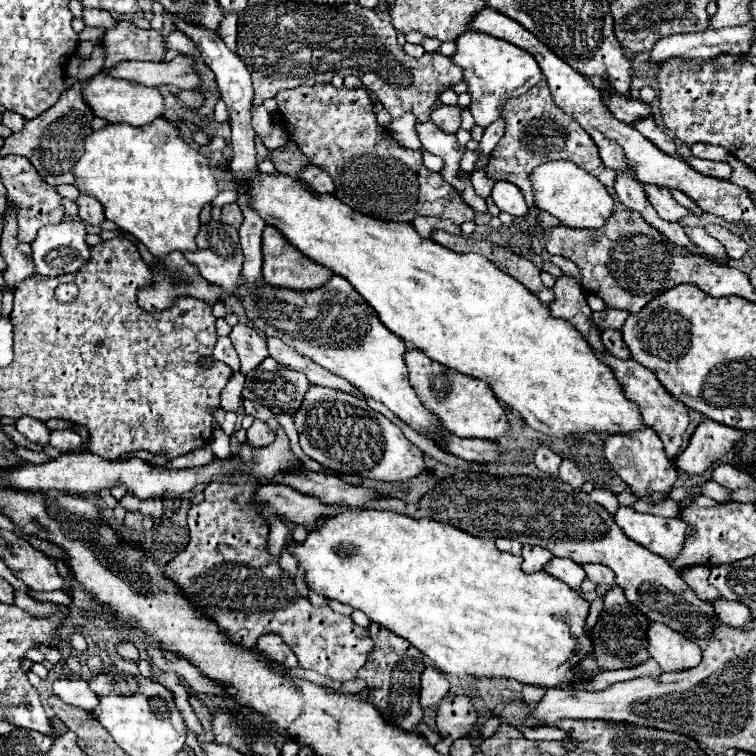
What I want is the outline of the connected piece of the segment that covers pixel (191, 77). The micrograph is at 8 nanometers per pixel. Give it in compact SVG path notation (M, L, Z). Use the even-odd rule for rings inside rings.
M177 56L171 62L137 62L137 60L127 60L119 62L113 68L103 70L107 76L115 78L127 78L135 80L145 86L171 86L171 88L181 88L181 90L191 90L199 86L199 76L195 76L191 58Z

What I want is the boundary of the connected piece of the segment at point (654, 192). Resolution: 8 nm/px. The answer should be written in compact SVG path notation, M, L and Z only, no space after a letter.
M647 184L647 196L649 196L651 204L655 206L655 210L659 212L659 216L667 222L679 222L681 218L689 216L689 210L685 206L677 204L667 188Z

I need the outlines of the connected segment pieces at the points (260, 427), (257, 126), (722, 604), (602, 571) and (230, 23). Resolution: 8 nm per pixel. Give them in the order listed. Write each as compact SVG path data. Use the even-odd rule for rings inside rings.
M255 420L253 426L247 430L247 440L251 440L251 444L255 446L271 444L271 440L275 440L275 430L267 422Z
M261 106L261 108L253 108L253 130L259 138L263 136L269 136L271 130L273 130L273 120L271 120L271 114Z
M713 600L713 608L715 614L719 616L719 620L727 626L737 626L743 628L743 624L753 622L753 614L745 604L739 602L729 602L729 600Z
M585 564L583 566L587 578L595 584L607 584L607 586L613 586L615 584L615 574L611 572L609 566L603 566L603 564Z
M225 12L223 24L219 28L219 34L221 34L223 42L227 44L227 48L229 50L235 50L235 42L237 42L237 14Z

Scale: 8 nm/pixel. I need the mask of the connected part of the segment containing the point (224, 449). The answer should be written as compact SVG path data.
M222 430L213 431L212 438L209 442L214 456L218 458L227 458L230 455L230 437Z

